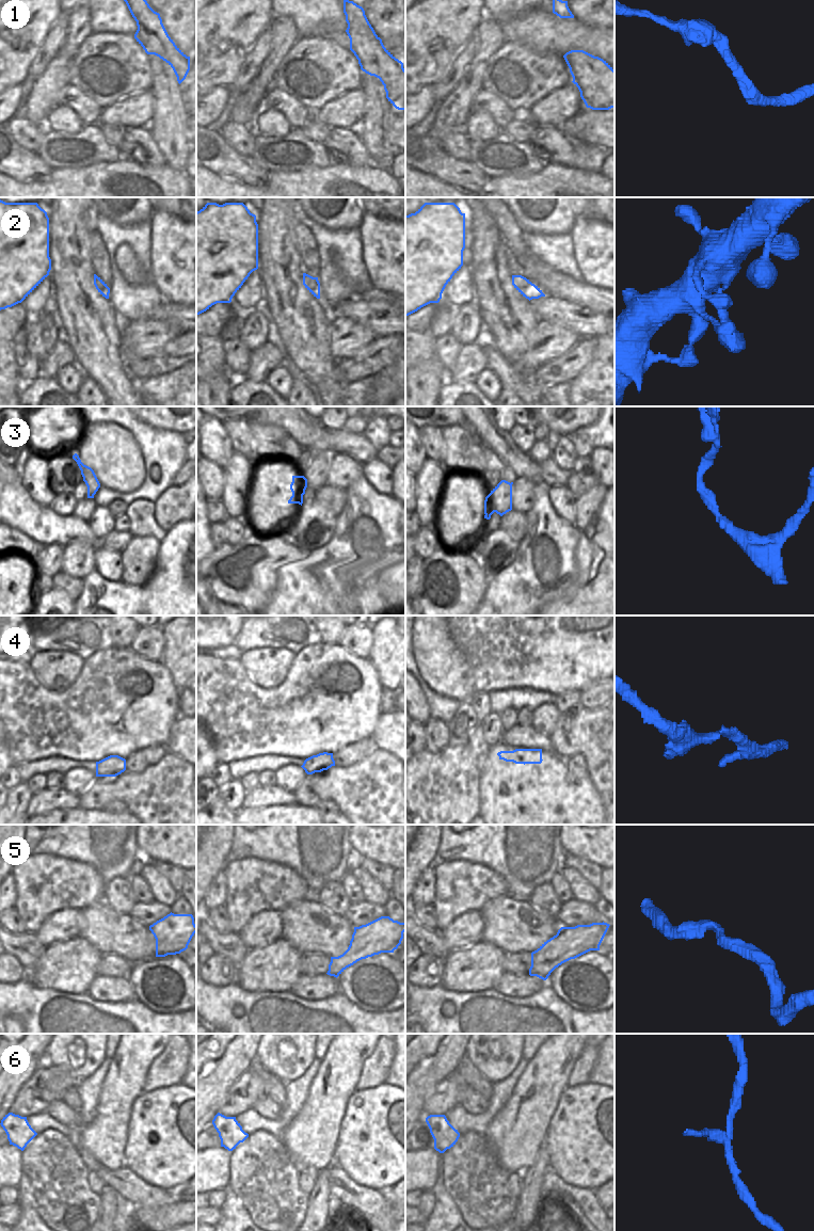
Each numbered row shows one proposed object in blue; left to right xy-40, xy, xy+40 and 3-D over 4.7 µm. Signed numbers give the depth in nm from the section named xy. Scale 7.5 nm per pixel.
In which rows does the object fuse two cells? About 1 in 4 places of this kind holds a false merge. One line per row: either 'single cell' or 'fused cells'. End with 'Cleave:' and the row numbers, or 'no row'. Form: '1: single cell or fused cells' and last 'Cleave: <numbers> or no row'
1: single cell
2: single cell
3: fused cells
4: single cell
5: single cell
6: fused cells
Cleave: 3, 6

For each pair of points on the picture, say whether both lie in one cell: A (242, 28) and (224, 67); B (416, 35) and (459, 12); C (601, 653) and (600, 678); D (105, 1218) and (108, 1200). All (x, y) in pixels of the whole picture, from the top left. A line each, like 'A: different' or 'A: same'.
A: same
B: same
C: same
D: same

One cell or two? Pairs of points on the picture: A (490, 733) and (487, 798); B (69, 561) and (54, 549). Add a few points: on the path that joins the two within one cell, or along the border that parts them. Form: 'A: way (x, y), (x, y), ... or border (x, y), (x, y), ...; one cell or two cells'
A: border (512, 767), (504, 771), (477, 773); two cells
B: border (64, 546), (61, 571); two cells

